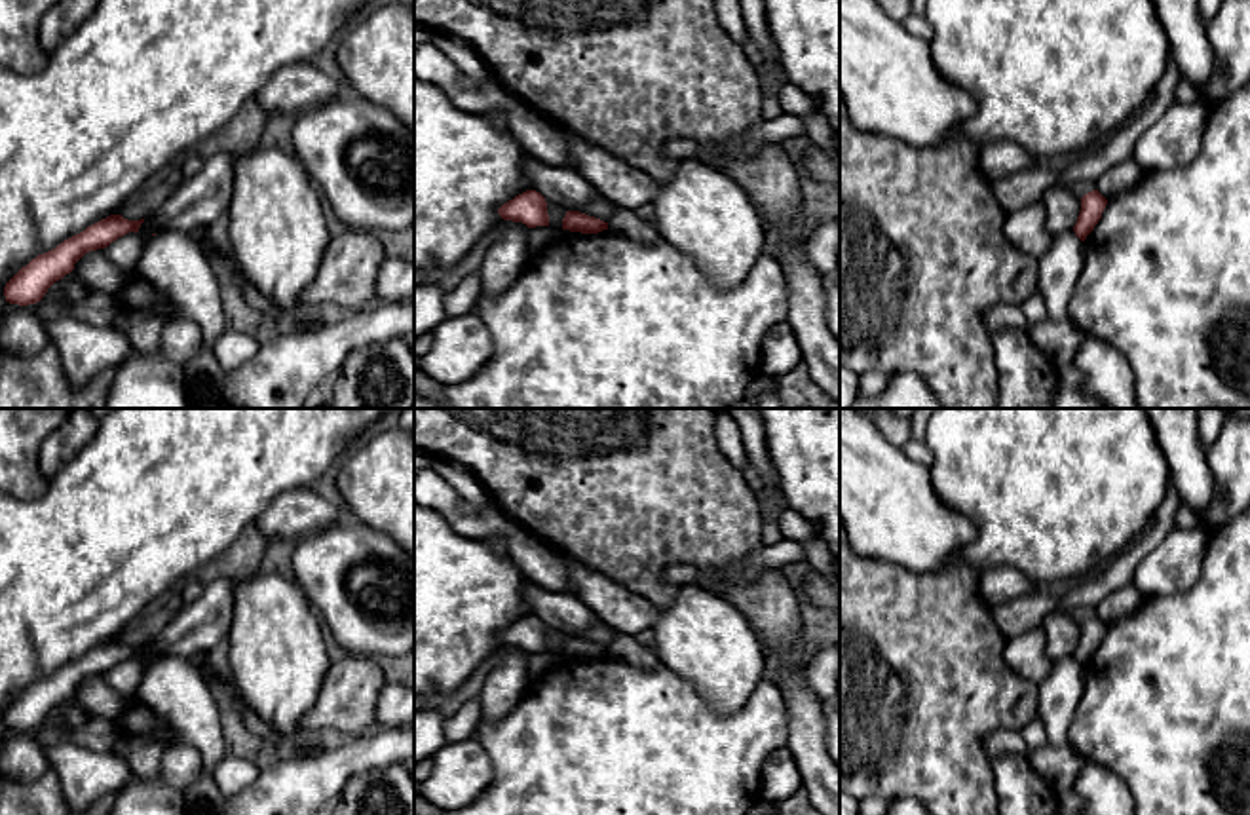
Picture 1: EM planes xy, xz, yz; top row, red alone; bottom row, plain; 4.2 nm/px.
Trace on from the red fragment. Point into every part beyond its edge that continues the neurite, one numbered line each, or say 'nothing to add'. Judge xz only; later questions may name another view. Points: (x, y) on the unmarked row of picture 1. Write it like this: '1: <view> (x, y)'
nothing to add

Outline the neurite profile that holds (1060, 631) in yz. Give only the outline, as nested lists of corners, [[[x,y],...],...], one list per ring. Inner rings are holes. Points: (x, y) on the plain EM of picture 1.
[[[1054,610],[1043,619],[1043,640],[1052,661],[1073,655],[1081,636],[1081,623],[1068,612]]]

